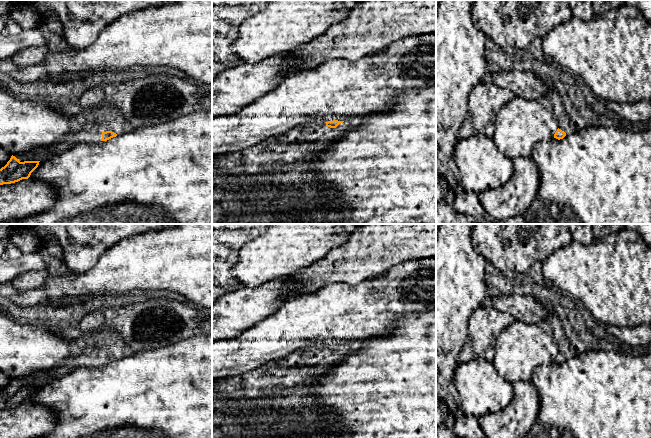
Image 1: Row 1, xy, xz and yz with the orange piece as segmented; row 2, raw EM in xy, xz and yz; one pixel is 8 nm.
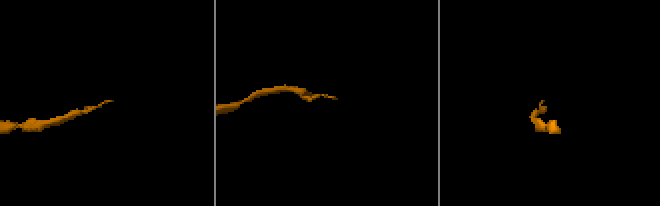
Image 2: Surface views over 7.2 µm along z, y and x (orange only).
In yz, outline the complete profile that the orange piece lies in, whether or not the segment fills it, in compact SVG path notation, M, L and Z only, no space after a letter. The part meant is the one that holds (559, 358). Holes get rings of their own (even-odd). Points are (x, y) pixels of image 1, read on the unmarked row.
M546 299L544 300L544 306L546 307L548 314L539 323L540 327L545 331L550 337L552 337L558 345L558 353L554 358L554 362L560 364L566 360L566 355L570 349L570 343L566 336L565 331L562 328L562 323L558 317L558 314L551 307Z

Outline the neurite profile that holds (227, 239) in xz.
M212 224L212 285L239 286L232 269L241 248L262 235L269 224Z

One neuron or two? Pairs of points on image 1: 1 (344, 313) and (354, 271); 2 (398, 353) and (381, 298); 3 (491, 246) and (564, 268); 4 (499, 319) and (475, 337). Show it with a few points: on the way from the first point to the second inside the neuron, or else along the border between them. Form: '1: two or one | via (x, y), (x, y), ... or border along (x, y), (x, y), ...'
1: two | border along (373, 276), (354, 284), (343, 282), (327, 284)
2: two | border along (406, 313), (399, 318), (390, 332), (368, 337)
3: two | border along (562, 247), (555, 250), (542, 263)
4: one | via (493, 321), (481, 331)

